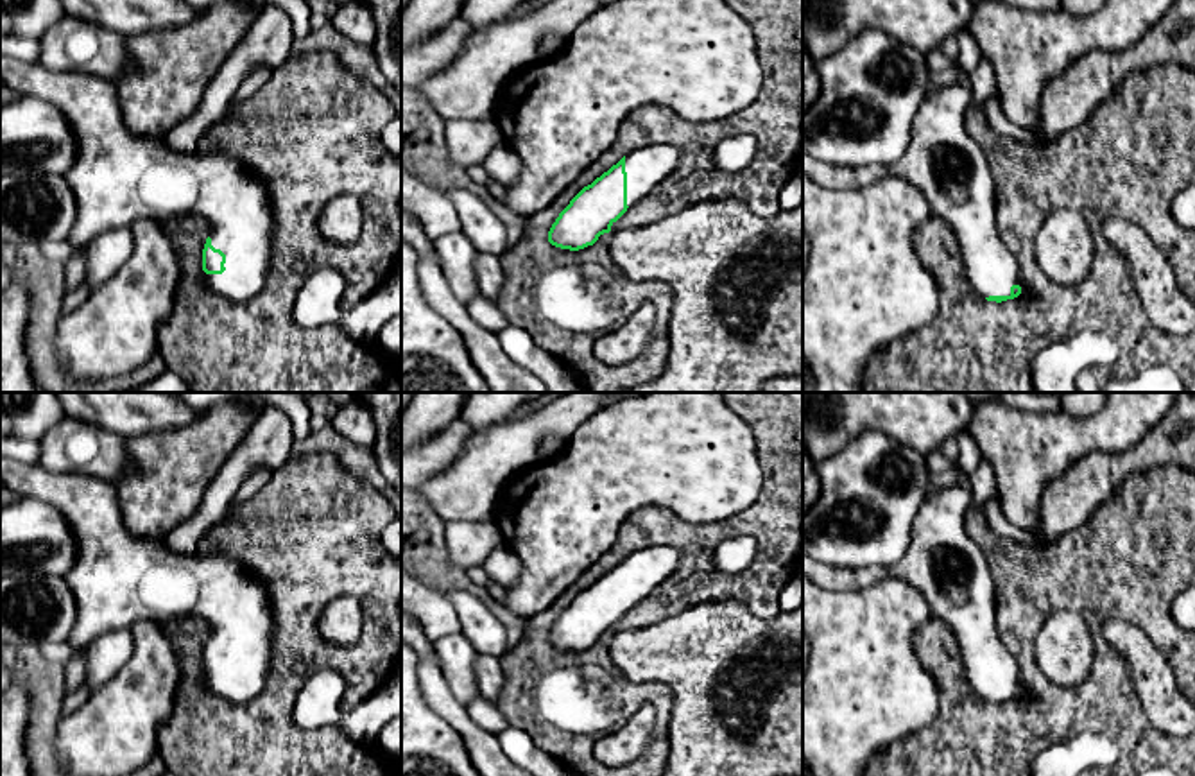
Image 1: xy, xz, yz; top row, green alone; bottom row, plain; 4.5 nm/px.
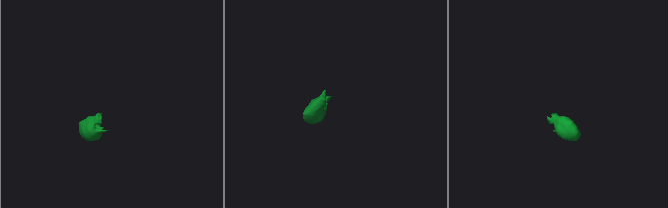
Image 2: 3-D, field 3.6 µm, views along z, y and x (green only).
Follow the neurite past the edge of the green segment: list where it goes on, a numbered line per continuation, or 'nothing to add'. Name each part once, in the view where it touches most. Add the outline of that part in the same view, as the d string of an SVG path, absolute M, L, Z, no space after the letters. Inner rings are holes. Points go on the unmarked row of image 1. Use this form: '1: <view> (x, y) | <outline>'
1: xy (119, 579) | M0 455L0 484L16 498L34 498L59 509L75 541L75 565L64 573L77 602L77 616L66 642L77 651L100 634L133 629L143 620L165 624L183 616L201 616L210 624L211 647L226 656L222 676L206 676L206 688L228 701L254 699L271 667L276 618L262 579L245 565L226 554L177 554L165 538L133 534L122 516L118 491L113 482L79 473L56 473L41 464L20 462Z

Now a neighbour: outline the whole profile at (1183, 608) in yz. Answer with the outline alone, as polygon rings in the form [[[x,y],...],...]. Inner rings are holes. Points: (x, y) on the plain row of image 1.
[[[1188,586],[1175,597],[1172,616],[1181,627],[1195,631],[1195,586]]]

